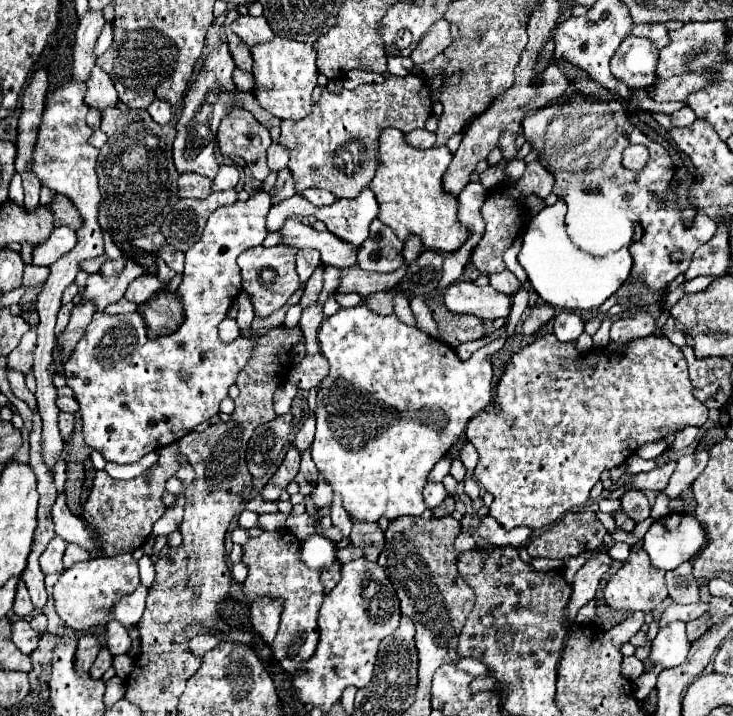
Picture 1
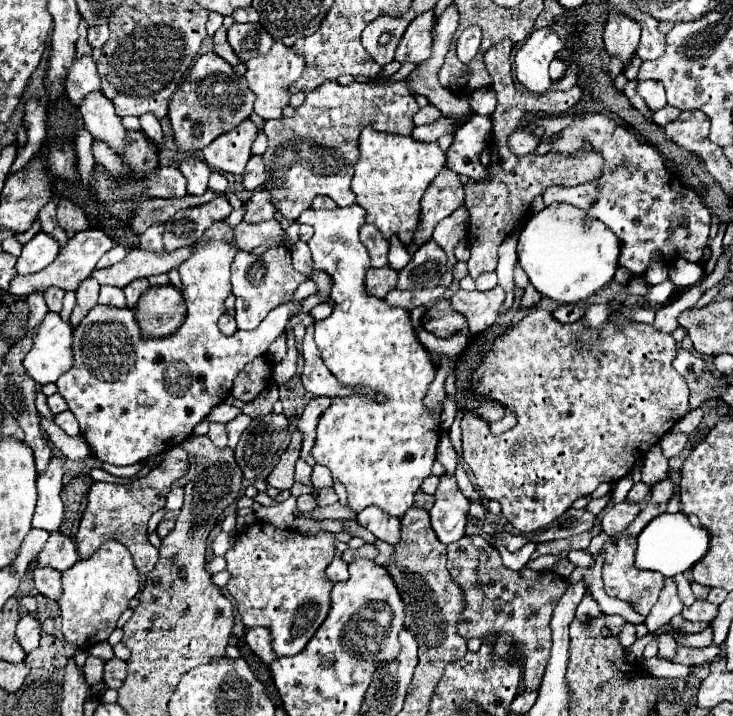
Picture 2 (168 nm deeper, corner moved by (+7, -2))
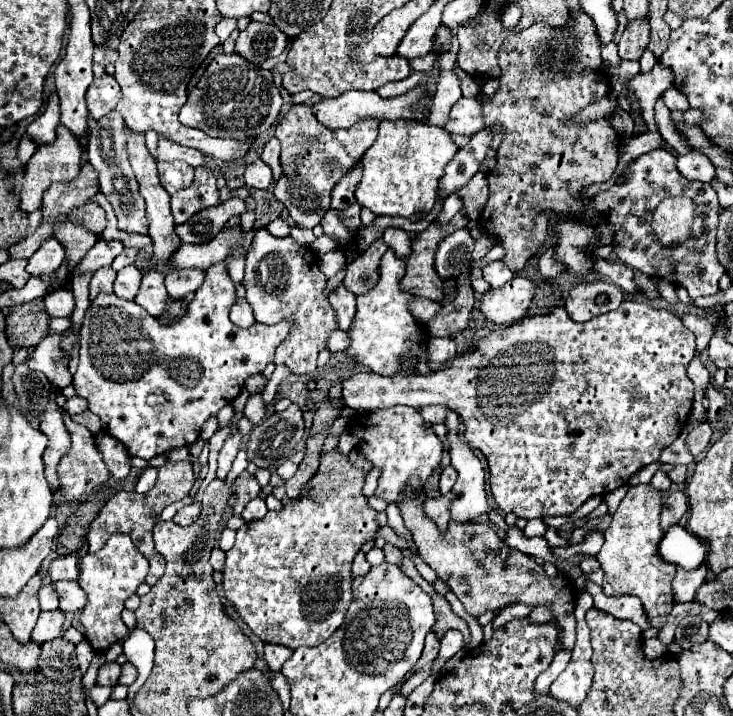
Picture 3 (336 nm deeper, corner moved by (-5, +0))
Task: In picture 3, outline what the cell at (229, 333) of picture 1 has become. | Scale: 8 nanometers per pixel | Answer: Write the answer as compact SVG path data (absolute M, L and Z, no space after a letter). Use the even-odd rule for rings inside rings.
M236 300L236 304L232 306L232 312L230 312L230 320L240 328L250 328L256 322L252 316L252 308L246 300Z

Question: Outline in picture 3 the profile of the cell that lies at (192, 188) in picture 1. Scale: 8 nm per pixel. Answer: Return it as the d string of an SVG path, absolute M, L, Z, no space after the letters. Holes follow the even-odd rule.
M158 162L158 178L162 188L172 196L178 190L186 190L192 184L194 168L186 162Z

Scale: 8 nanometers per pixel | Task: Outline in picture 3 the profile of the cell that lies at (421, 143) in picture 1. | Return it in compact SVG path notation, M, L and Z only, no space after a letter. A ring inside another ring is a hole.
M460 98L452 106L450 118L442 128L446 128L450 134L468 134L468 136L484 128L480 98Z

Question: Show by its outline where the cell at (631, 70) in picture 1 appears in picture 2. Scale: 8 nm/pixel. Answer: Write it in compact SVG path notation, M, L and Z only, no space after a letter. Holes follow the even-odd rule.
M612 12L608 16L608 26L604 30L604 44L608 54L628 62L636 54L638 42L640 42L640 24L626 14Z

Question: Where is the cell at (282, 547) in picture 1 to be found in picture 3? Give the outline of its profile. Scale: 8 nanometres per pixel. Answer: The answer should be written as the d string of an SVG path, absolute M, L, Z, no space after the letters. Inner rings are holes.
M334 448L322 456L320 468L312 478L312 490L306 498L286 504L280 512L268 512L262 520L246 522L236 532L236 544L226 552L222 570L224 594L262 642L284 644L292 650L300 646L318 646L344 622L344 614L352 602L352 560L364 542L374 540L378 530L378 524L374 522L376 512L368 508L366 496L362 496L364 476L366 474L360 468L348 464L348 456L338 454Z

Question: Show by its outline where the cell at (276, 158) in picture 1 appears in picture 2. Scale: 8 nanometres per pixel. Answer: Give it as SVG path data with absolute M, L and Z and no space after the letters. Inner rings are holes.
M252 156L246 164L242 186L246 190L256 190L264 184L264 180L266 180L266 172L264 172L264 164L262 164L262 156Z

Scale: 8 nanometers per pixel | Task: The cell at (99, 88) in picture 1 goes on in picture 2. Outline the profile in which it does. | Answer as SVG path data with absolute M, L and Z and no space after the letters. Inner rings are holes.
M102 92L88 94L80 104L80 112L86 122L86 130L96 138L102 140L114 150L114 154L122 156L126 150L126 136L128 130L122 124L122 118L116 116L112 102Z

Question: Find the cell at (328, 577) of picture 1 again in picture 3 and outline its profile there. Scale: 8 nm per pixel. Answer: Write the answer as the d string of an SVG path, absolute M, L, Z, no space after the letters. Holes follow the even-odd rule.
M358 552L356 558L354 558L354 562L352 562L352 576L354 576L354 578L356 578L356 576L364 576L368 570L370 570L370 564L366 562L364 552Z

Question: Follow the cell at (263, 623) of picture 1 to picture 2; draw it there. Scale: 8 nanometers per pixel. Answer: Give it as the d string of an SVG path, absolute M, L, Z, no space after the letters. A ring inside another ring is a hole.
M252 628L246 632L246 644L250 646L250 650L264 662L270 664L276 654L270 646L270 630L268 628Z

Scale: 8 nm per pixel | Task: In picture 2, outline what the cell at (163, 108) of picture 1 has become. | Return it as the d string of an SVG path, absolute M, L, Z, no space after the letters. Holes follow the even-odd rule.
M144 114L144 116L140 116L140 122L142 122L142 132L144 132L144 136L146 136L158 150L162 150L162 146L164 146L164 134L162 134L162 128L160 128L160 122L156 120L156 116Z

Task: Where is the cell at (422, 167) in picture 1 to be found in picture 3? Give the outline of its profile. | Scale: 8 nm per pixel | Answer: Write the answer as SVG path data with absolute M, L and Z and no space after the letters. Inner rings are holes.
M382 120L378 140L368 148L362 158L362 180L356 186L356 200L360 206L368 208L376 216L402 216L412 222L422 220L434 206L438 180L444 174L446 164L454 158L458 146L452 142L452 136L438 126L428 126L426 122L414 120Z

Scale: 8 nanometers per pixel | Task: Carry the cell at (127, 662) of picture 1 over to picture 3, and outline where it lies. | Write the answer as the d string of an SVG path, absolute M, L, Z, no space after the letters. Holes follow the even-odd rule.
M126 662L126 664L122 666L122 674L120 674L120 680L118 680L118 684L130 686L130 684L134 684L134 682L136 682L136 678L138 678L138 672L136 672L136 668L134 668L130 662Z

